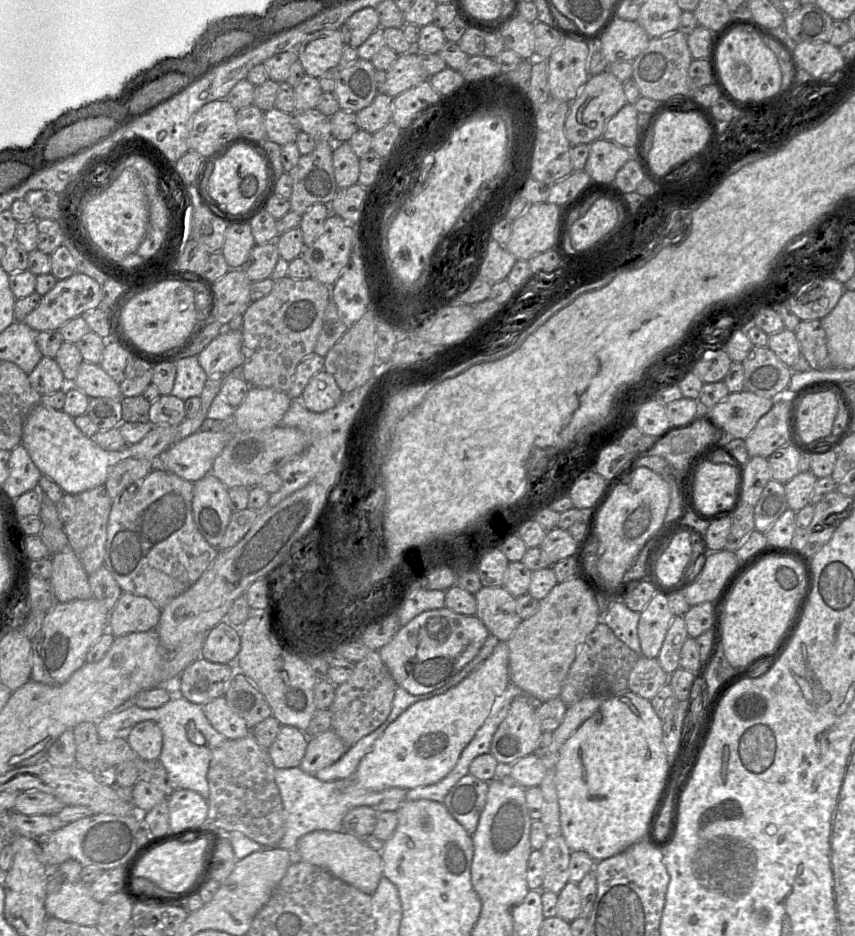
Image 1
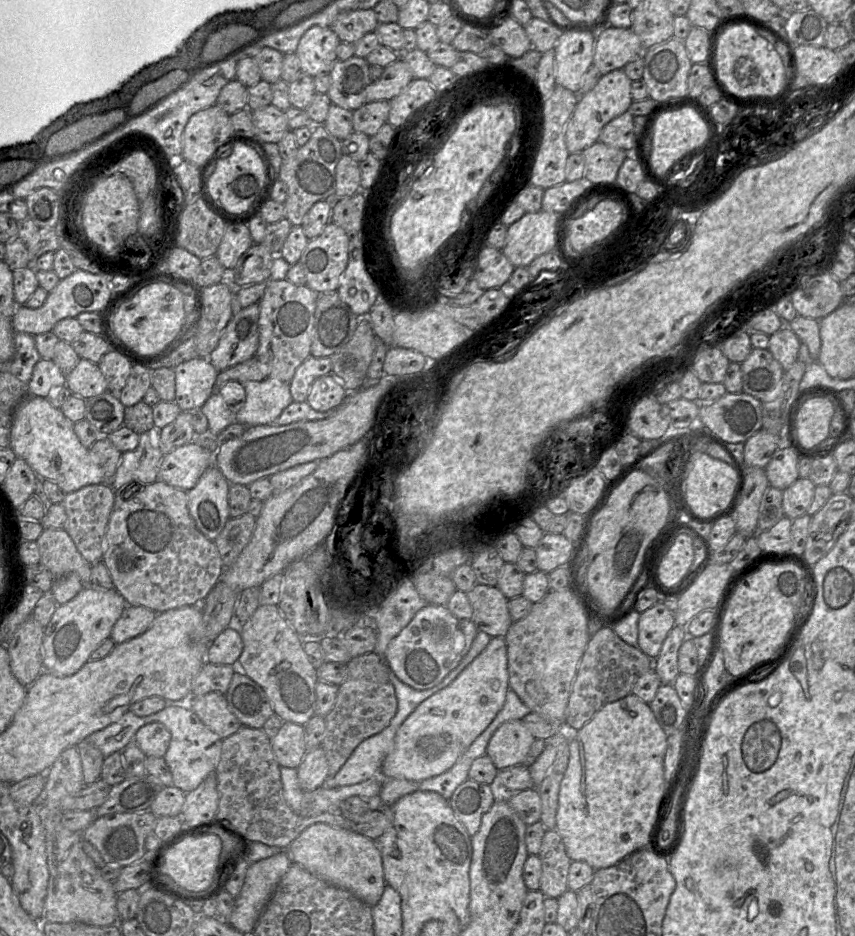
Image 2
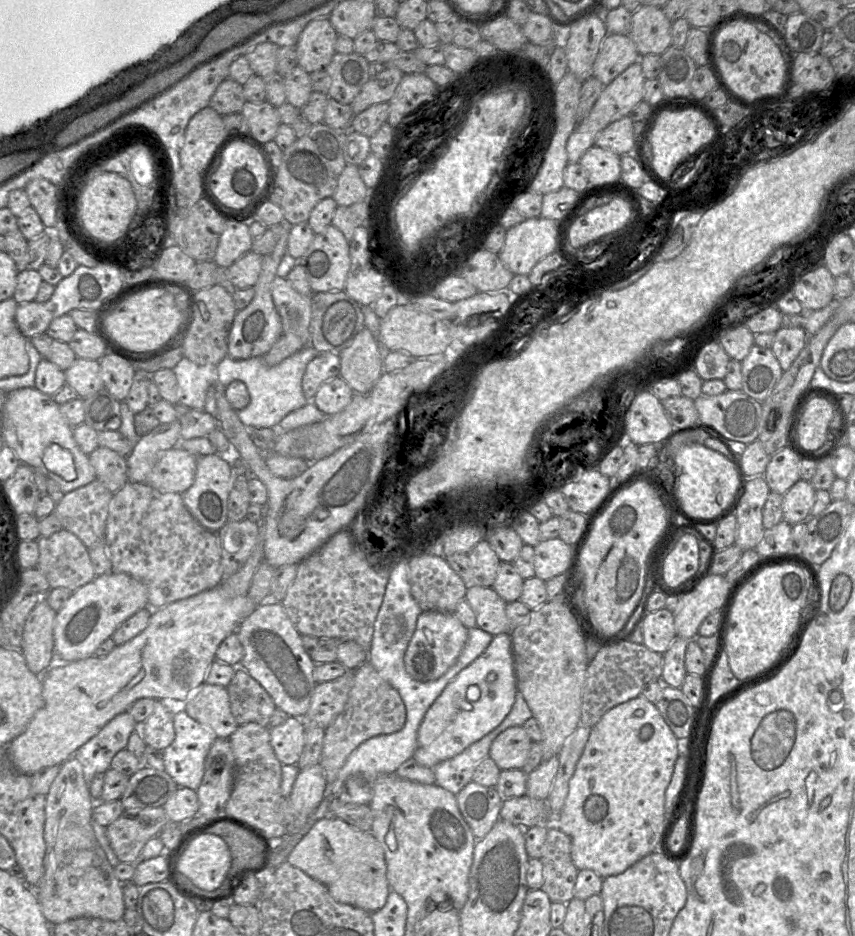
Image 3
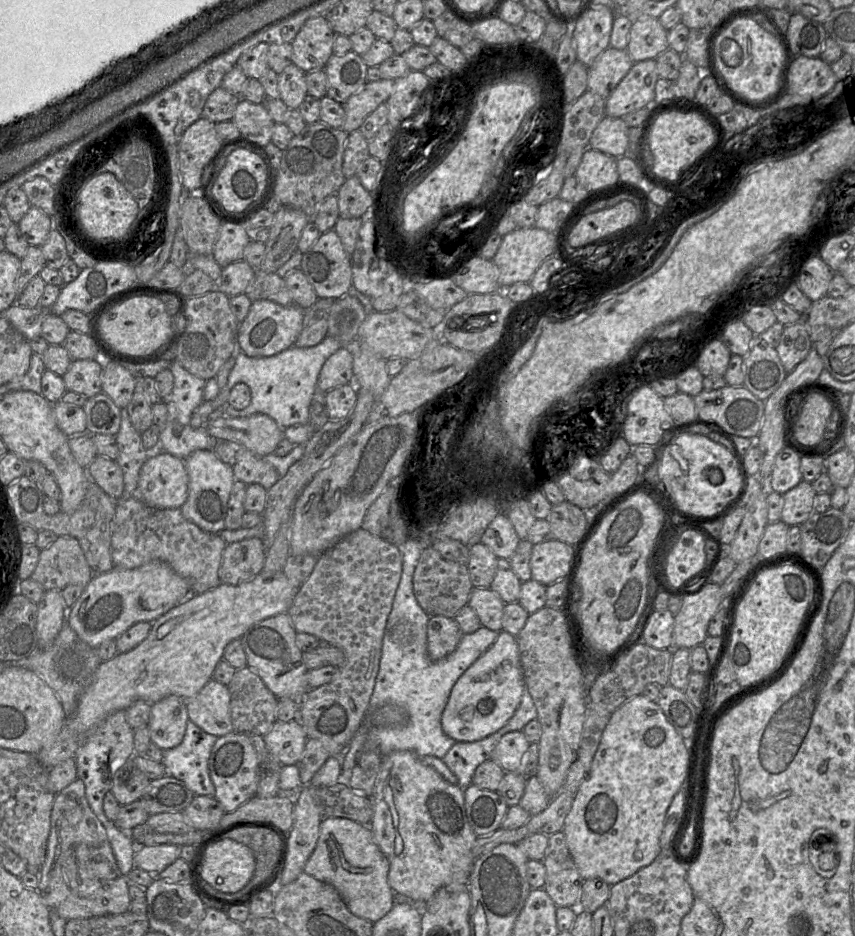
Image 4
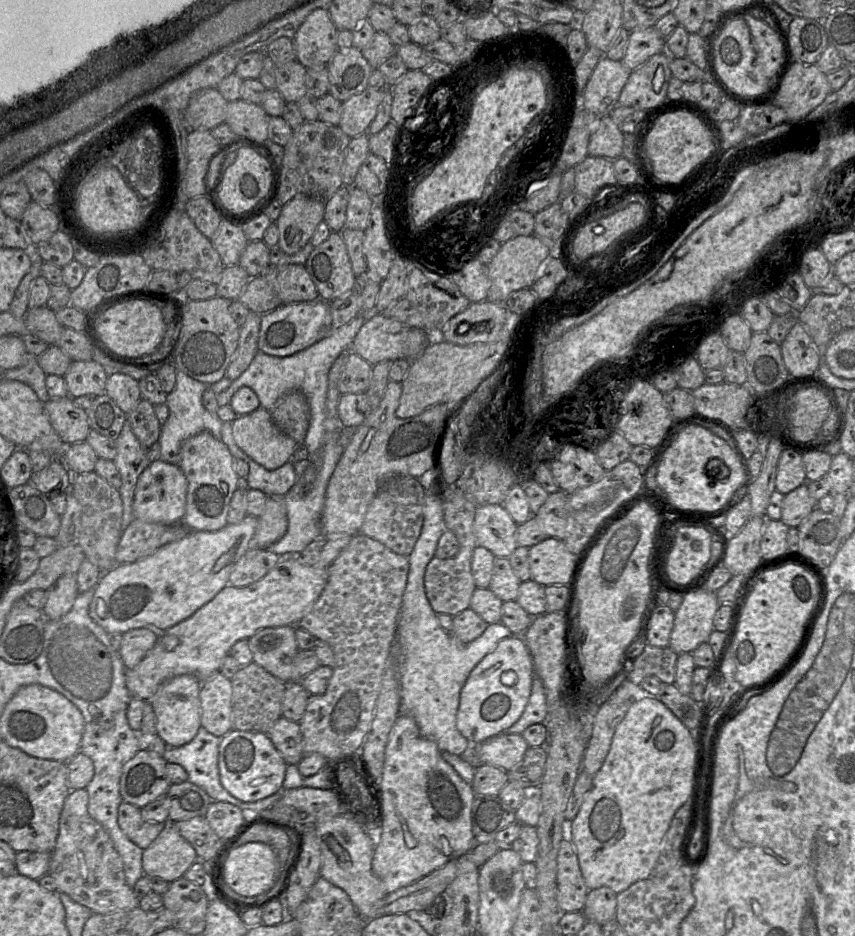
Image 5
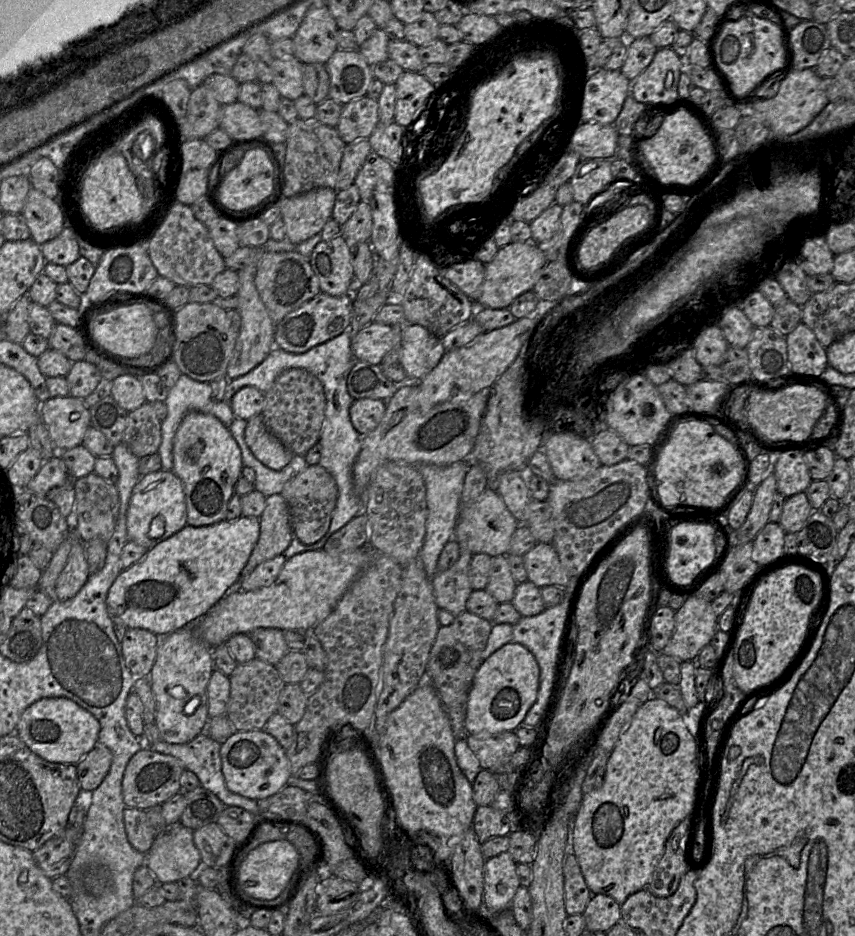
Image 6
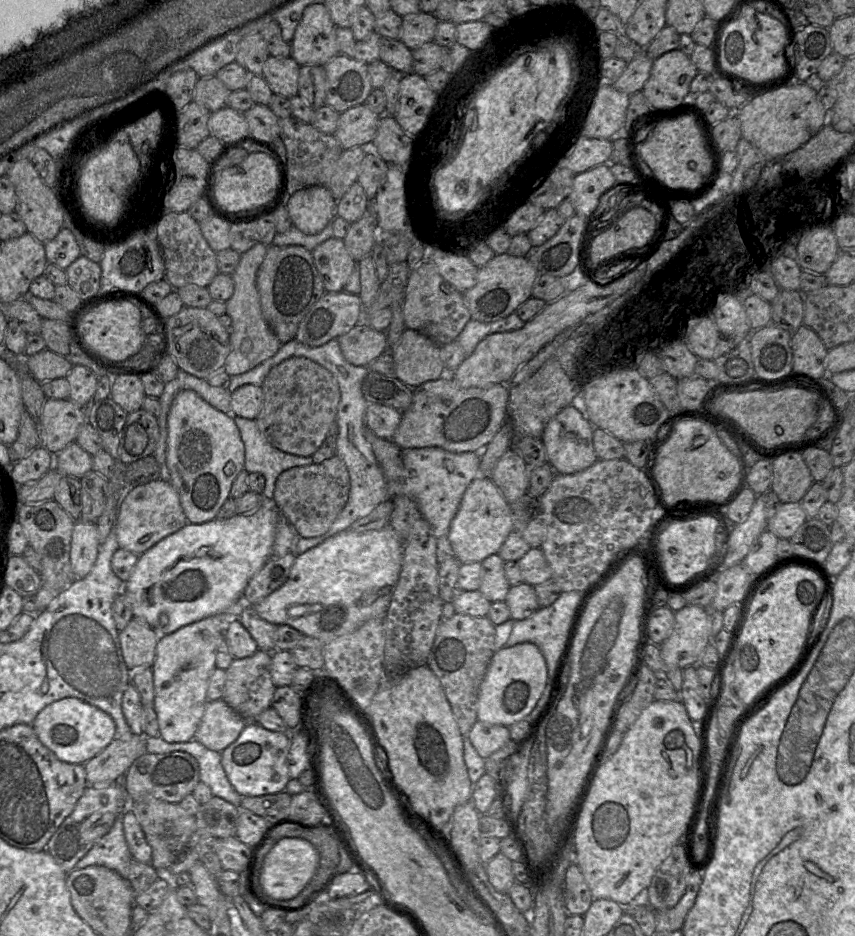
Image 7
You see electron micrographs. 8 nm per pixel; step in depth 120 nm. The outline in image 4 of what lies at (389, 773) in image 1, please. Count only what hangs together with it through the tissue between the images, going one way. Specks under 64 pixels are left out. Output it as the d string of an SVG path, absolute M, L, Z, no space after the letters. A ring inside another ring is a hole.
M502 630L496 641L456 681L441 716L443 732L455 742L482 740L514 715L525 690L516 636Z

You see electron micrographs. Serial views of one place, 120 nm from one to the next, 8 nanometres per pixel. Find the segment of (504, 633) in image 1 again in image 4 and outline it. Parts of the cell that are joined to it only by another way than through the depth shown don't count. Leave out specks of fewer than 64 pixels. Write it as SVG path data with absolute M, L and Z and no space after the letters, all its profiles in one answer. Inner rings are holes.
M473 587L467 603L477 614L482 626L502 631L502 616L505 603L490 588Z

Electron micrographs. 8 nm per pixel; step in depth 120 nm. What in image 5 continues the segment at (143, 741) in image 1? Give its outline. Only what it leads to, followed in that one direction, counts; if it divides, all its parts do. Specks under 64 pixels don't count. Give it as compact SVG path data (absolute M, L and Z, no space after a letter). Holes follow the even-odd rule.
M180 675L164 682L151 699L145 700L150 701L153 706L156 717L156 734L163 739L167 747L180 747L189 743L201 727L200 688L201 682L196 677L192 675Z

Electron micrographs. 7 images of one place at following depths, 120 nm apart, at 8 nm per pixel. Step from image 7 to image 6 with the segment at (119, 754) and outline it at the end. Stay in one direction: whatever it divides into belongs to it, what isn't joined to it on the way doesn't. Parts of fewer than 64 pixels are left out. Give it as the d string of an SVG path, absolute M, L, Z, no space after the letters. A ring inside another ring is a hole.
M98 744L76 764L77 777L82 790L94 791L106 777L112 763L112 752Z

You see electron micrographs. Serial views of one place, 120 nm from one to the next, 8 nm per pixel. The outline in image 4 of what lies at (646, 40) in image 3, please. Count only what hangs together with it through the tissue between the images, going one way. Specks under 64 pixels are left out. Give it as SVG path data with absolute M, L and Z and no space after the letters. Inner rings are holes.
M639 18L633 21L627 45L633 62L656 59L667 51L667 32L658 18Z

